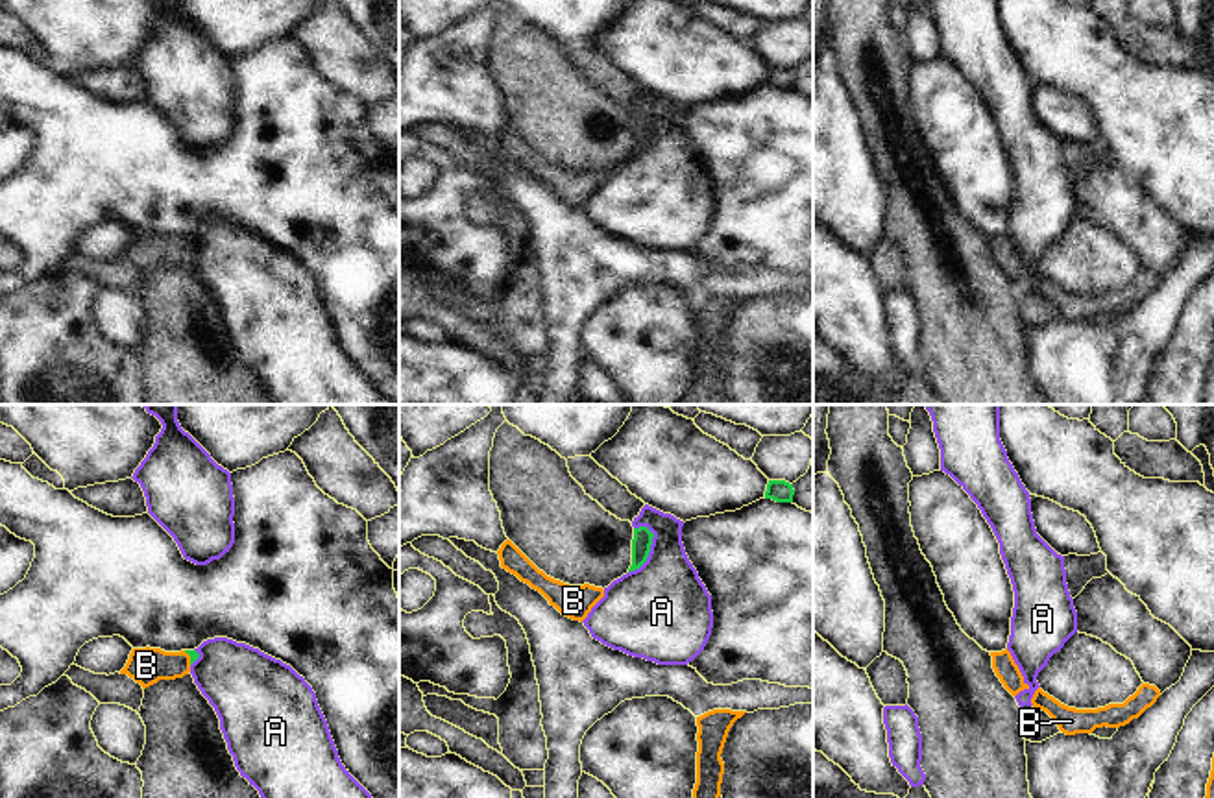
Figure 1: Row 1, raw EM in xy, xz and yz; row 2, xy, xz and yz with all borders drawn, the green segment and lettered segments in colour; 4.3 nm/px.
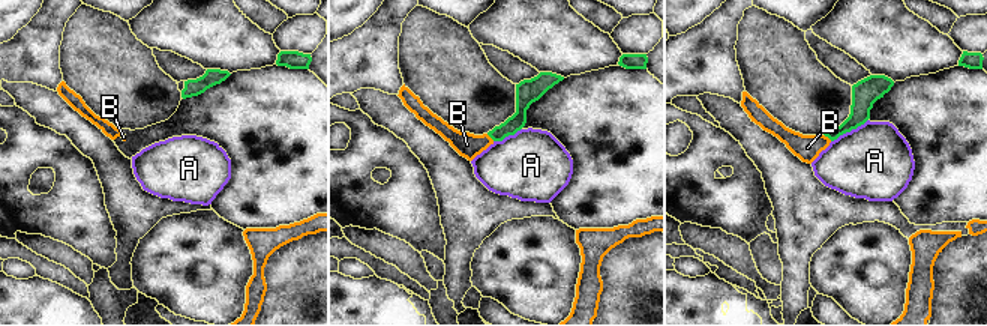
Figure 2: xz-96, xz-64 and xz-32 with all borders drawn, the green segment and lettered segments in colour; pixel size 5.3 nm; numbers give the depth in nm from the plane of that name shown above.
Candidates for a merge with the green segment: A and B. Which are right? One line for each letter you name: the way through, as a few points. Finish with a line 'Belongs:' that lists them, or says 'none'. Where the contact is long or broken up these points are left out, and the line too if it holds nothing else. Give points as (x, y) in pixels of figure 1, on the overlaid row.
B: Path across: xy (193, 654), (191, 658), (172, 665), (146, 665)
Belongs: B.

